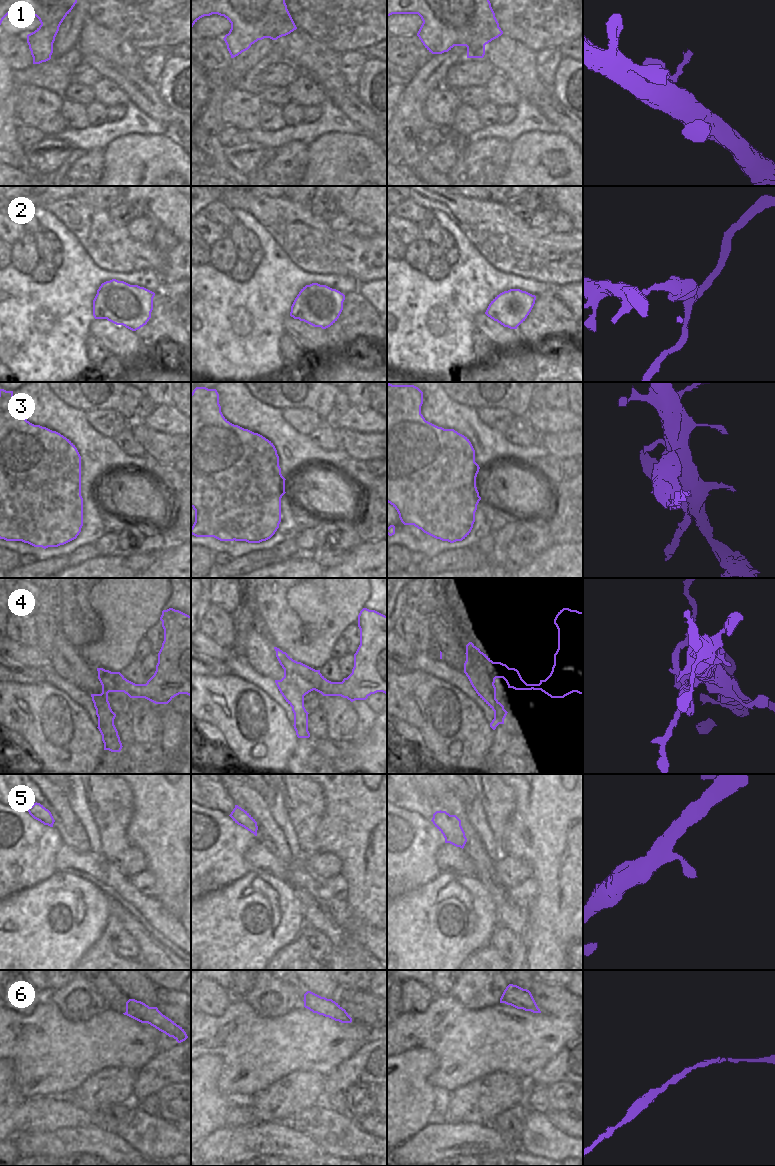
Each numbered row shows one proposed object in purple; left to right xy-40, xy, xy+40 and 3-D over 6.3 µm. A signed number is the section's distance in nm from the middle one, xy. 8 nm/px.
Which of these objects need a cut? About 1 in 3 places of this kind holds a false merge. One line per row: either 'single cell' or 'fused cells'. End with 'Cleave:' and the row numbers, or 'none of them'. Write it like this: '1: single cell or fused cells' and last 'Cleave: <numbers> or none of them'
1: single cell
2: fused cells
3: fused cells
4: fused cells
5: single cell
6: single cell
Cleave: 2, 3, 4

